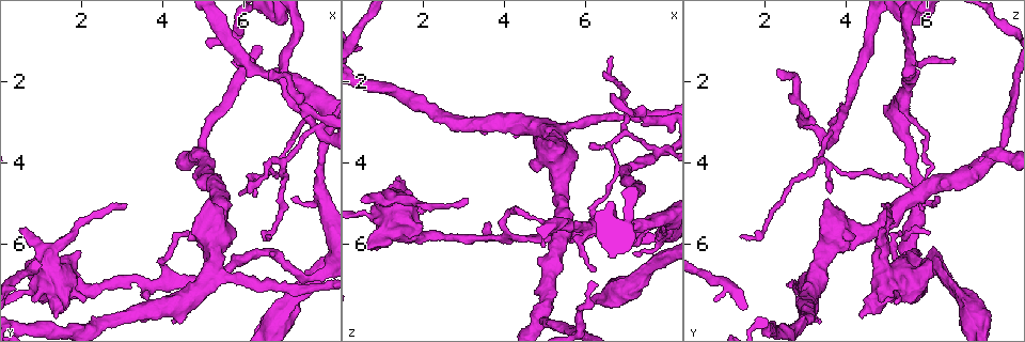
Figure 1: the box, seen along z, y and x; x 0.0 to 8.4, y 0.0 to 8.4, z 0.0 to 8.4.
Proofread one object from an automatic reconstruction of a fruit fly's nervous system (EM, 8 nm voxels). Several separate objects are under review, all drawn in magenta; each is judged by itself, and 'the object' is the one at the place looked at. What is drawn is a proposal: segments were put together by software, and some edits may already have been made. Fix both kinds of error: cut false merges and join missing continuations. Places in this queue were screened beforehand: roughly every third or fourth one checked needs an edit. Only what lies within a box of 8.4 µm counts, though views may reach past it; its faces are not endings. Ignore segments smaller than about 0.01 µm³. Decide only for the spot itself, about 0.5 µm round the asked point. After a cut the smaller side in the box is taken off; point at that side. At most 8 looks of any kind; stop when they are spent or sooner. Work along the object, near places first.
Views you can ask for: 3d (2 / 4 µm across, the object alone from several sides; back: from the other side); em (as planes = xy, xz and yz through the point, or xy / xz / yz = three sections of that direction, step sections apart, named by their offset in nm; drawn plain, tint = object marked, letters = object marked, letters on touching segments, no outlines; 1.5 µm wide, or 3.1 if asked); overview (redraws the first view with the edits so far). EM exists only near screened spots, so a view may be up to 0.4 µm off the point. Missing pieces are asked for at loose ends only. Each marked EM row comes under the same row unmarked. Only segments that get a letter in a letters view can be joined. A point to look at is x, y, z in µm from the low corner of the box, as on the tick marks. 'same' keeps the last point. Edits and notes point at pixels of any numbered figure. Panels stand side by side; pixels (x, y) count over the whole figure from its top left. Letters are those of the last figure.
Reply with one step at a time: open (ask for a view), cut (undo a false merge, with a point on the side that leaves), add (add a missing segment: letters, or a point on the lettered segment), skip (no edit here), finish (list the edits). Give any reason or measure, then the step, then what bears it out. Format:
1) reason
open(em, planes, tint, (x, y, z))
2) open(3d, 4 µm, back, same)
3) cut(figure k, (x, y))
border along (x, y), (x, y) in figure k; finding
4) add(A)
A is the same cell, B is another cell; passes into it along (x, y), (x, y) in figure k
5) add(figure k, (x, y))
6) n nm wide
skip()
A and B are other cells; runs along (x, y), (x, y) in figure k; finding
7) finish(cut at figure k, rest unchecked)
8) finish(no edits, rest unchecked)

an open end
open(3d, 4 µm, (3.60, 7.30, 5.50))

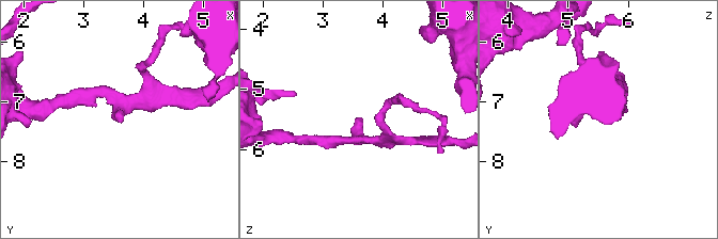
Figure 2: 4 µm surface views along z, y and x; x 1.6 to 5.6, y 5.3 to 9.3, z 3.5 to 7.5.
arms of 160, 180 nm; now the EM
open(em, planes, letters, (3.60, 7.35, 5.50))

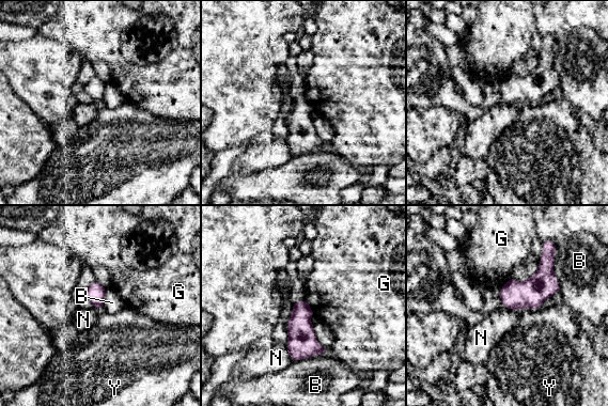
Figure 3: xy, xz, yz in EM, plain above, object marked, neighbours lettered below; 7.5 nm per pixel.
140 nm wide
skip()
B, G, N and Y are other cells; border along (285, 344), (289, 356), (292, 359) in figure 3; none of them fits

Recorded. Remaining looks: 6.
an open end
open(em, planes, letters, (3.10, 5.05, 4.90))

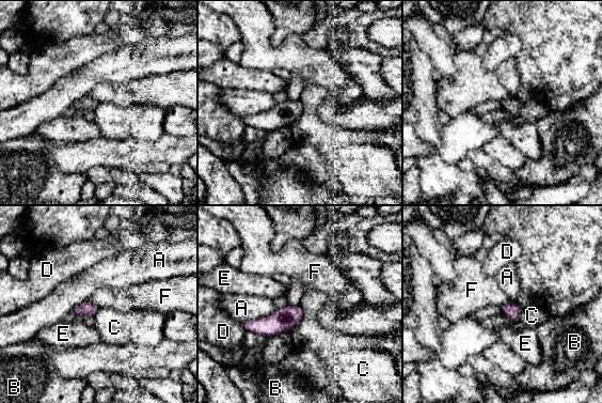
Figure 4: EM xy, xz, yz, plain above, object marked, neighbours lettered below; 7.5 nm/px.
skip()
A, B, C, D, E and F are other cells; no lettered segment goes on from it

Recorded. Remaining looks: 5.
free end
open(3d, 2 µm, (1.40, 7.80, 4.35))

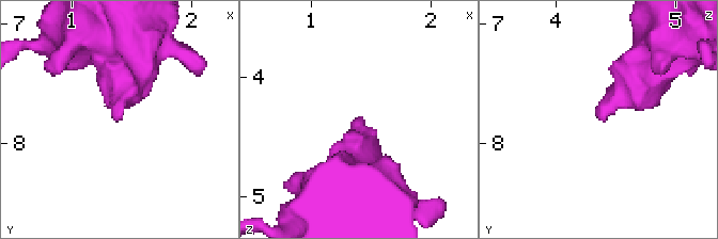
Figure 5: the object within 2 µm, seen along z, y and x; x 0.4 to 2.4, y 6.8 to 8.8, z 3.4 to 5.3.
now the EM
open(em, xz, step 8, letters, (1.42, 7.80, 4.32))

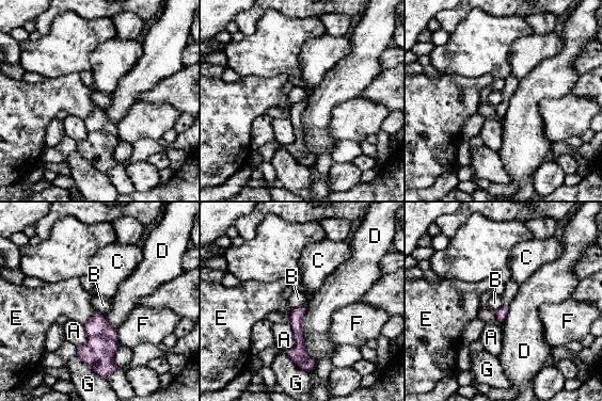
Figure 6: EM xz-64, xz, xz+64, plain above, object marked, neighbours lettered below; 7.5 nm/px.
skip()
A, B, C, D, E, F and G are other cells; runs along (302, 308), (299, 353), (312, 366) in figure 6; none of them fits

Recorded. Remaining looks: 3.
finish(no edits, rest unchecked)

